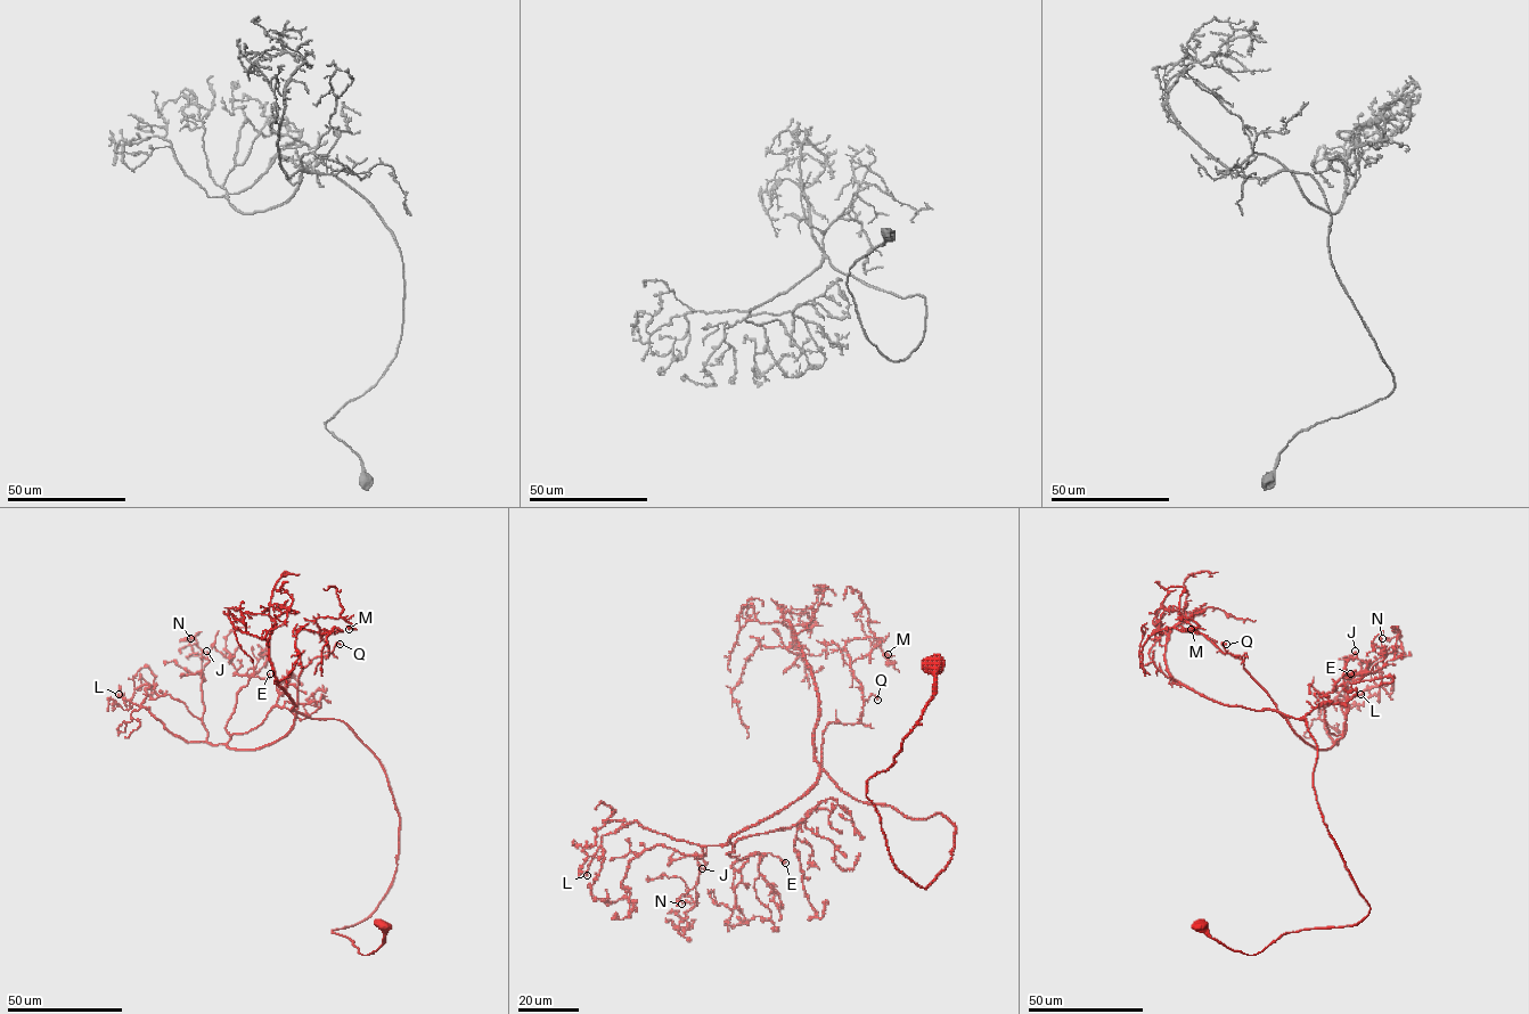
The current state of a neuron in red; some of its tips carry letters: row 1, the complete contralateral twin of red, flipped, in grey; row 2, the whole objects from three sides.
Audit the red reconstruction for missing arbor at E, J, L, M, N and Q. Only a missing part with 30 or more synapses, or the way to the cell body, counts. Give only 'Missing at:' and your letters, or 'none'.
Missing at: none

